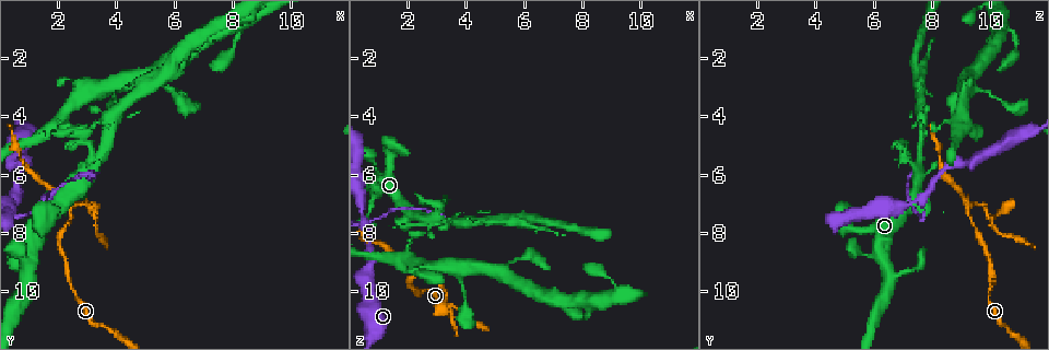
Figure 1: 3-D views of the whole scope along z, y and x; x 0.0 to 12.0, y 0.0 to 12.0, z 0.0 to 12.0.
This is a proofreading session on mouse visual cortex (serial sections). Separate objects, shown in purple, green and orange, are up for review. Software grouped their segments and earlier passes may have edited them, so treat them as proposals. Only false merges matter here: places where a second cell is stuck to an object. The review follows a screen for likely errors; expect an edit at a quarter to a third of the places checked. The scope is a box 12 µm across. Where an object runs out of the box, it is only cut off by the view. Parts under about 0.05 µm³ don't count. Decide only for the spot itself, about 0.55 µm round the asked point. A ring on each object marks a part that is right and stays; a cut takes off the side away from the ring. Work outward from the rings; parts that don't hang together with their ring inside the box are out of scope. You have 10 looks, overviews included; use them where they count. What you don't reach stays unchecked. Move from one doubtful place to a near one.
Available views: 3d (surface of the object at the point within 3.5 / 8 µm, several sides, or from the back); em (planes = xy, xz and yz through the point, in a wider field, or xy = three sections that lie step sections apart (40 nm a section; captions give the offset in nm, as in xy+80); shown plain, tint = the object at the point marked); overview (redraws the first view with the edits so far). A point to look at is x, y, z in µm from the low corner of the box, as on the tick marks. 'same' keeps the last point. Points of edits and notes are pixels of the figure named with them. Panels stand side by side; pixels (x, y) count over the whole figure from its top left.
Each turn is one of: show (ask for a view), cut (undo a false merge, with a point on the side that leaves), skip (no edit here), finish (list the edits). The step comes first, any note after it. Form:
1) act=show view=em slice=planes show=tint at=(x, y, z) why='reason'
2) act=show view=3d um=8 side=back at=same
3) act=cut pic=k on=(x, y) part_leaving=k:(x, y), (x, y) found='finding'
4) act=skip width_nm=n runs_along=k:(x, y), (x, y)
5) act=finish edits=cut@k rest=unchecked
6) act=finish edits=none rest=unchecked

act=show view=3d um=3.5 at=(2.4, 7.3, 9.2) why='branch point'

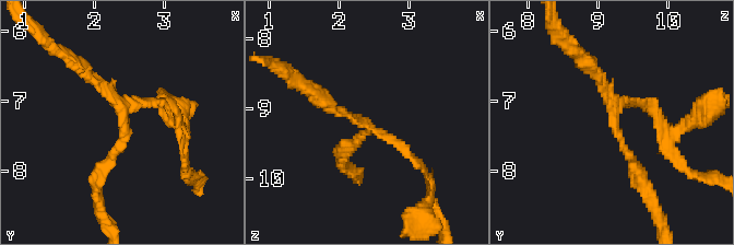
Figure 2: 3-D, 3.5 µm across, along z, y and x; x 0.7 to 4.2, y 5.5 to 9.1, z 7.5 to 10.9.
act=show view=em slice=planes show=tint at=(2.45, 7.25, 9.25) arms=3 arm_widths_nm=100,150,200 why='need the tissue'

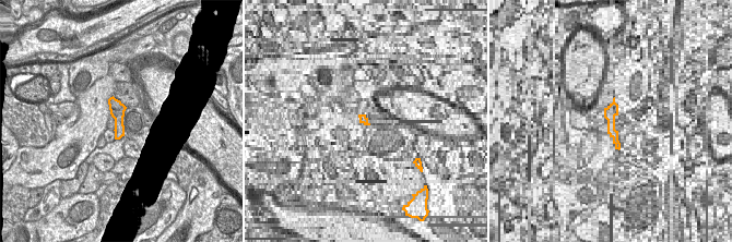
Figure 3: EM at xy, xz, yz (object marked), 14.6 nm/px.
act=cut pic=2 on=(402, 147) part_leaving=2:(371, 129), (418, 160), (431, 194) found='a second cell is stuck on'

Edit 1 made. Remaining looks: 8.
act=show view=overview why='see it whole again'

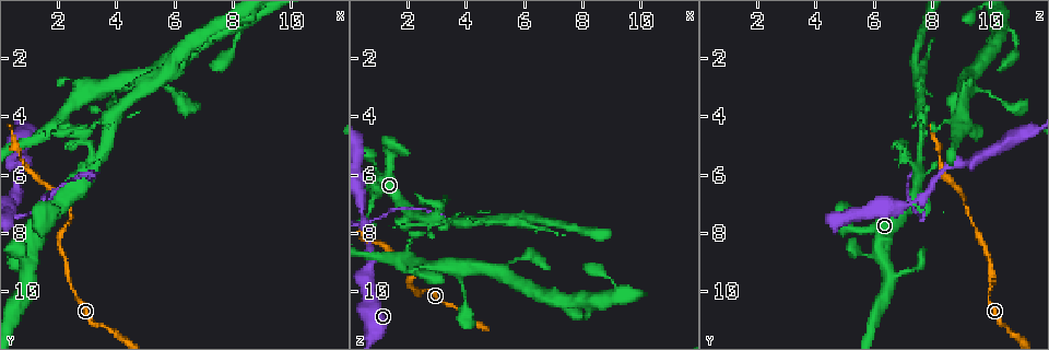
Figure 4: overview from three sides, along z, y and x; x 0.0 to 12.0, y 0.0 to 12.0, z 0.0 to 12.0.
act=show view=3d um=3.5 at=(3.0, 5.8, 7.6) why='sudden change in width'

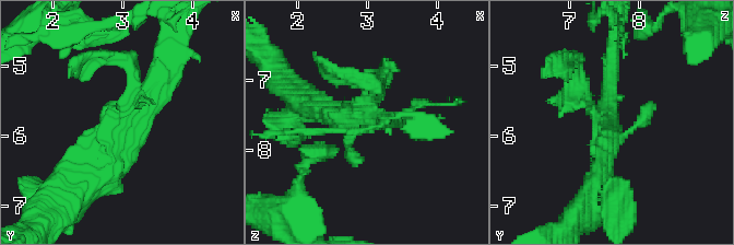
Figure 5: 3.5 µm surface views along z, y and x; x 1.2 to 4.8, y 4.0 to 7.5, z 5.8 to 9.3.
act=show view=em slice=planes show=tint at=(3.00, 5.85, 7.55)

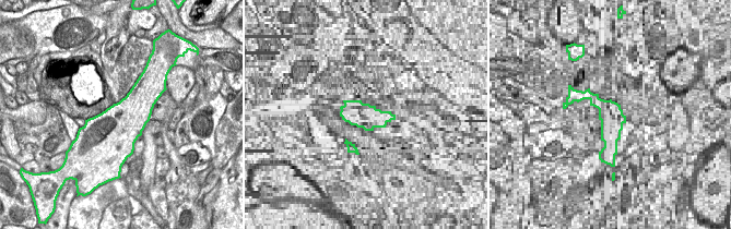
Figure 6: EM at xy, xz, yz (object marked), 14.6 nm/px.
act=cut pic=5 on=(130, 71) part_leaving=5:(129, 101), (122, 60), (71, 70) found='two cells meet here'

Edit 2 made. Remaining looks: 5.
act=show view=3d um=3.5 at=(3.8, 4.0, 7.6) why='arms part here'

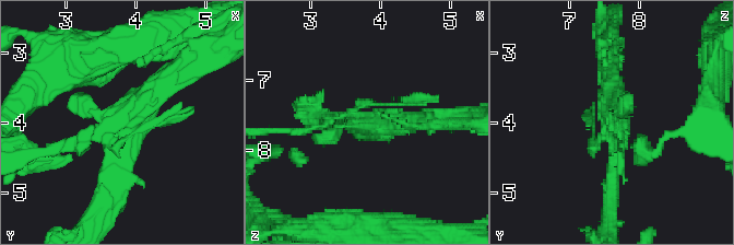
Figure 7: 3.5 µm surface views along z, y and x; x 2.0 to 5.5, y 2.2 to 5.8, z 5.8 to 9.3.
act=show view=em slice=xy step=5 show=tint at=(3.80, 4.05, 7.65)

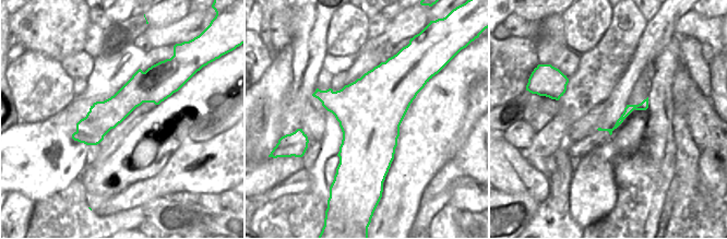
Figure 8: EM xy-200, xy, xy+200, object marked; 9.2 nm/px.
act=cut pic=7 on=(80, 151) width_nm=600 part_leaving=7:(116, 129), (49, 153), (30, 153) found='two cells meet here'

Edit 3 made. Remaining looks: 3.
act=show view=3d um=3.5 at=(5.8, 2.5, 7.5) why='arms part here'

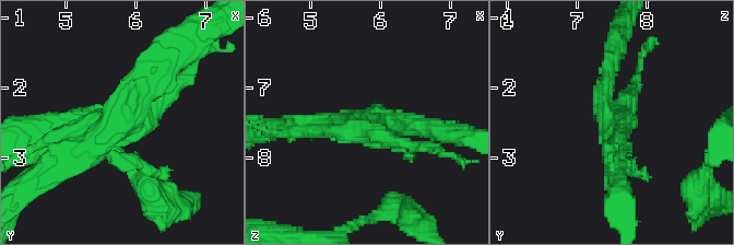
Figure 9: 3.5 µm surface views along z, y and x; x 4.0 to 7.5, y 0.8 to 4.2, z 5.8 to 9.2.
act=show view=em slice=planes show=tint at=(5.75, 2.50, 7.55) why='need the tissue'

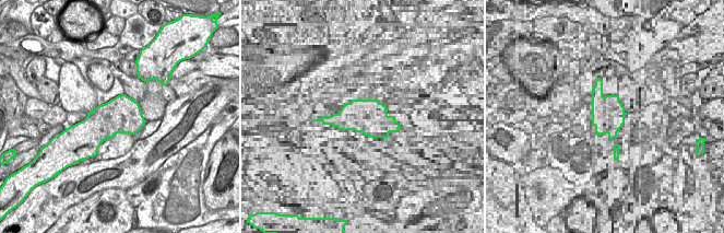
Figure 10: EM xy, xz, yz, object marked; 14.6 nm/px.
act=show view=em slice=xy step=5 show=tint at=same

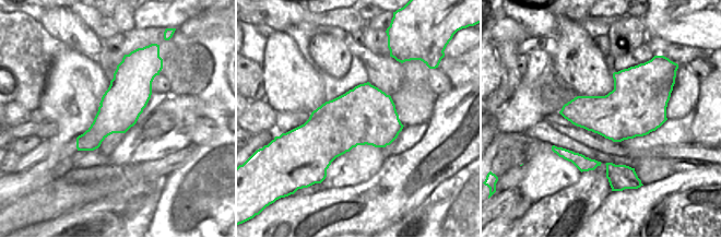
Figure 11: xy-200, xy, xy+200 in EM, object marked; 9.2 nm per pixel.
act=cut pic=9 on=(402, 142) found='a second cell is stuck on'

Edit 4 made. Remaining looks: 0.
act=finish edits=cut@2,cut@5,cut@7,cut@9 rest=unchecked

